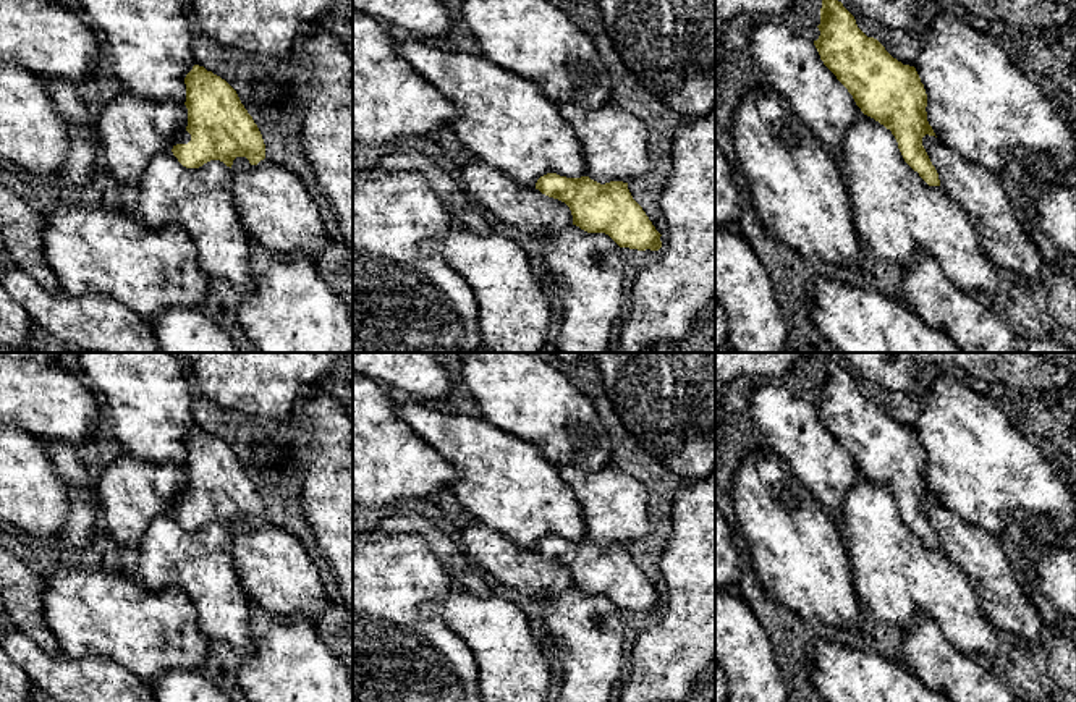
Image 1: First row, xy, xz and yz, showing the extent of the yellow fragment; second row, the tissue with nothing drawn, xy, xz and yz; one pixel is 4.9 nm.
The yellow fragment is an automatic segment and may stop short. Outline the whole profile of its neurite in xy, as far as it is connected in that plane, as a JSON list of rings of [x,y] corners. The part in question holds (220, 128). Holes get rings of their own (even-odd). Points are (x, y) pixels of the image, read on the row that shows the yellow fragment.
[[[194,65],[184,78],[184,84],[188,126],[176,134],[172,149],[183,167],[199,168],[210,160],[220,160],[231,168],[236,157],[246,157],[251,165],[265,159],[265,144],[257,125],[225,79]]]

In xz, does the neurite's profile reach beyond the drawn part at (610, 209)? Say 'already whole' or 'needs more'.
already whole

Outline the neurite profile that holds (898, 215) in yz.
[[[862,115],[858,123],[849,125],[841,144],[841,159],[837,162],[841,180],[848,189],[853,222],[862,244],[867,244],[879,262],[895,264],[908,269],[921,252],[930,254],[945,275],[961,290],[979,290],[992,293],[1002,281],[997,264],[984,251],[977,231],[966,210],[955,202],[942,186],[929,186],[917,171],[903,159],[898,142],[890,129]]]

